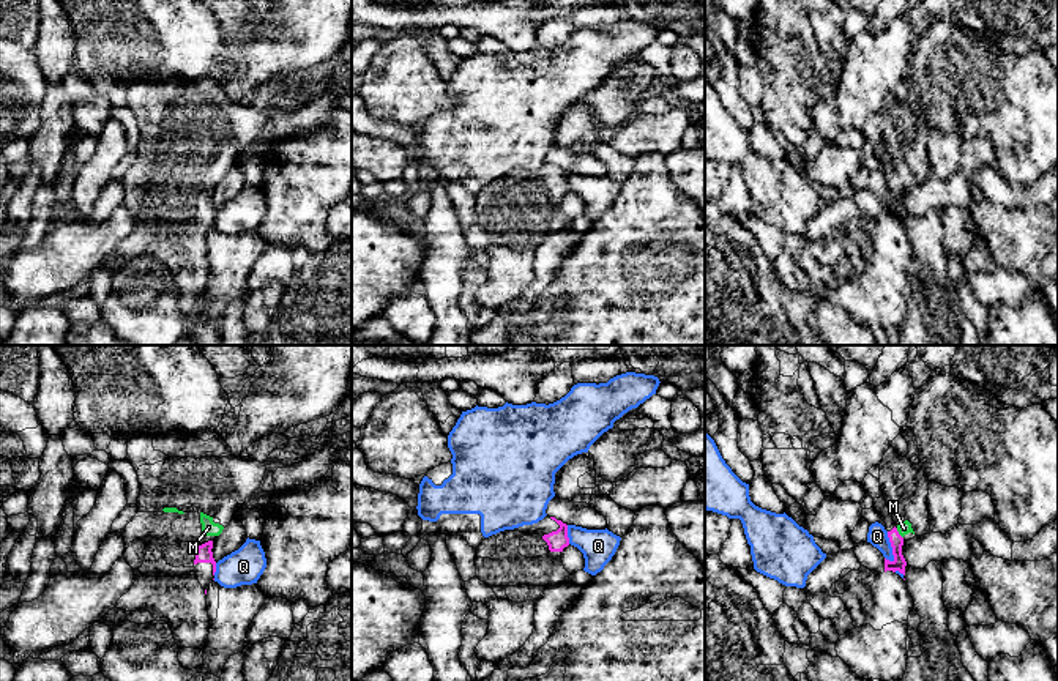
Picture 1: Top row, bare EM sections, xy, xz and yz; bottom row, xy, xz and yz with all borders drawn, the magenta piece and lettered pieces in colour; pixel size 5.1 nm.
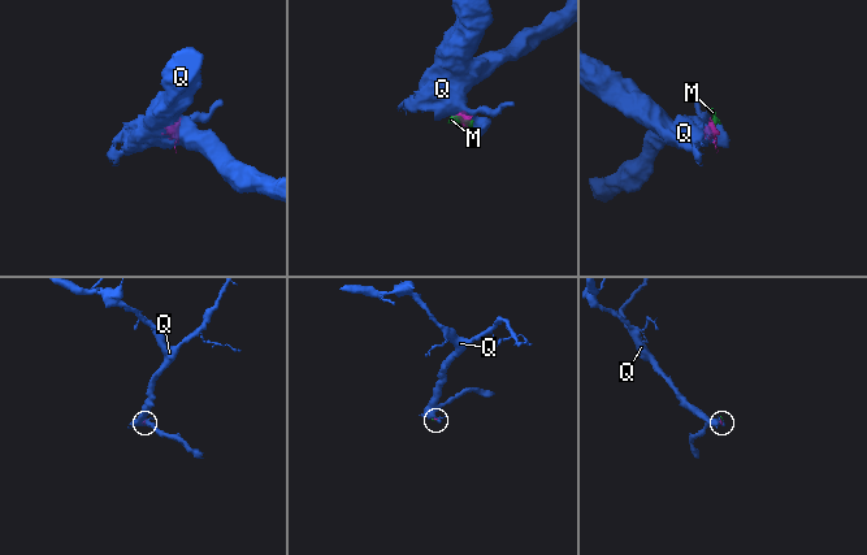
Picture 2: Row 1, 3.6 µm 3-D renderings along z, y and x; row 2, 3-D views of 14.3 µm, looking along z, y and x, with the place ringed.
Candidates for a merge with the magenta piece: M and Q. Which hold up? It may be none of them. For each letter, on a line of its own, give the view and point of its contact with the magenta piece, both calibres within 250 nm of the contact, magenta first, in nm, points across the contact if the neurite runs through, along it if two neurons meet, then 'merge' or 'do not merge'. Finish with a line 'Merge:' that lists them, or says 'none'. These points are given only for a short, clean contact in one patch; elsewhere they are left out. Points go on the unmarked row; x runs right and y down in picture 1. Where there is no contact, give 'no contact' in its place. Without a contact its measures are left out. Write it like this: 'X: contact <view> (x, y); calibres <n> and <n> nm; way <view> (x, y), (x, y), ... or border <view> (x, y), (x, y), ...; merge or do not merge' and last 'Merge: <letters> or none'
M: contact yz (897, 180); calibres 70 and 70 nm; merge
Q: contact yz (891, 193); calibres 70 and 100 nm; border yz (886, 178), (893, 208); do not merge
Merge: M

